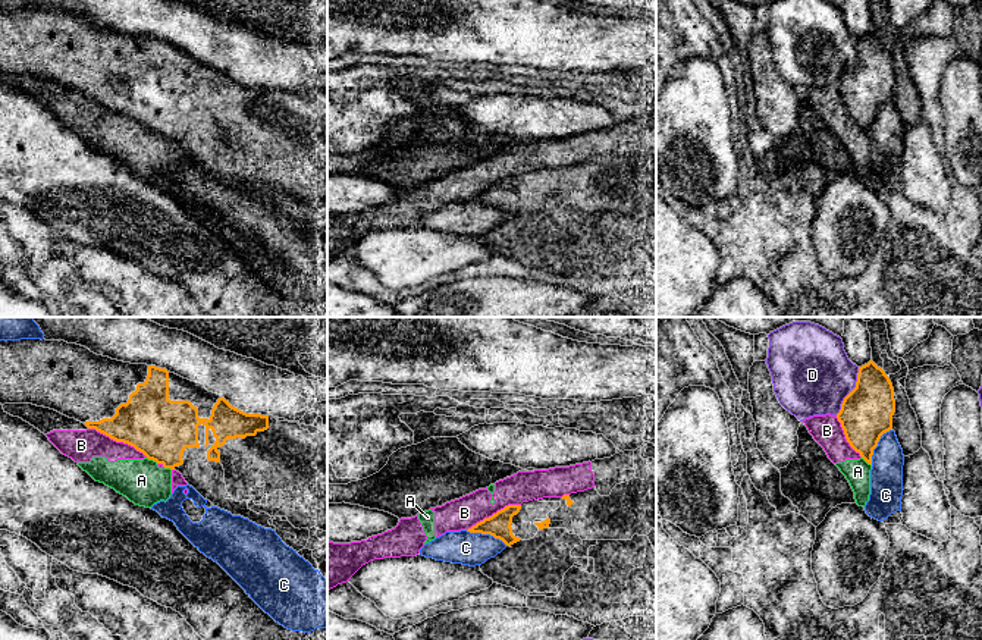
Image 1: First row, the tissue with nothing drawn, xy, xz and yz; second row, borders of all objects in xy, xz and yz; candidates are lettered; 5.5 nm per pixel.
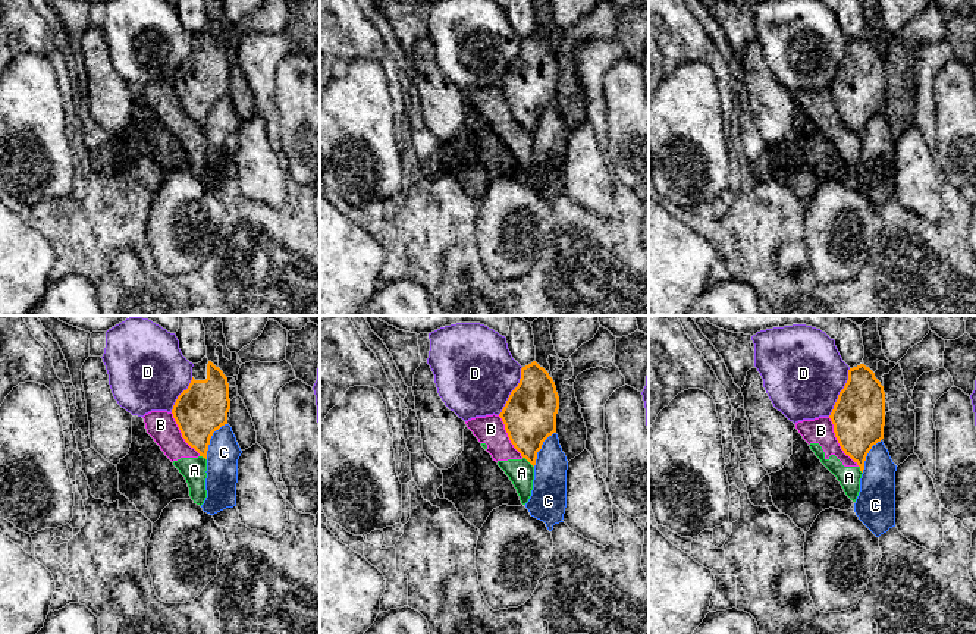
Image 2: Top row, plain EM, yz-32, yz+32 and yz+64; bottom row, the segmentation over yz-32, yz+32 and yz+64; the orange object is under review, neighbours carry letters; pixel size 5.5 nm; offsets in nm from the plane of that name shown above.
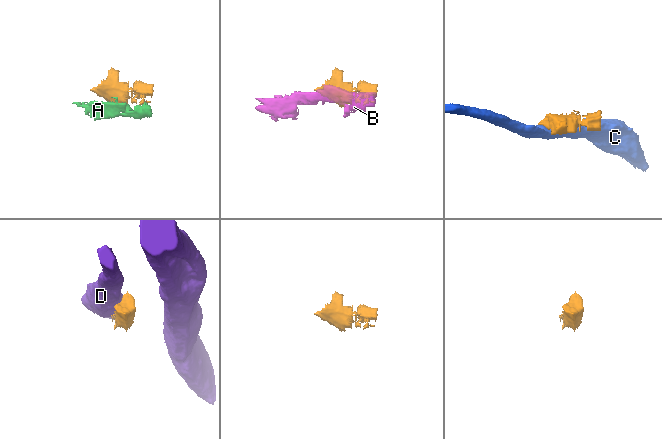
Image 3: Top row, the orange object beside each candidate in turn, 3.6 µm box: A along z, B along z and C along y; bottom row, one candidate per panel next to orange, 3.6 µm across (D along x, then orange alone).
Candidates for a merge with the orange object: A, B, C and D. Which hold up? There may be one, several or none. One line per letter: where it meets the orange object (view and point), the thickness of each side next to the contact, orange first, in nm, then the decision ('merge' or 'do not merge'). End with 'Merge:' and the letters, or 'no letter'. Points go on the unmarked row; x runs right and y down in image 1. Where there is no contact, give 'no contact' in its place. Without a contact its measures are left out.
A: xy (153, 131) | 340/240 nm | do not merge
B: xy (118, 112) | 340/180 nm | do not merge
C: xz (486, 204) | 130/180 nm | do not merge
D: yz (852, 62) | 280/440 nm | do not merge
Merge: no letter

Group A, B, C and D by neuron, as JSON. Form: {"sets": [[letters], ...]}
{"sets": [["A", "B"], ["C"], ["D"]]}

